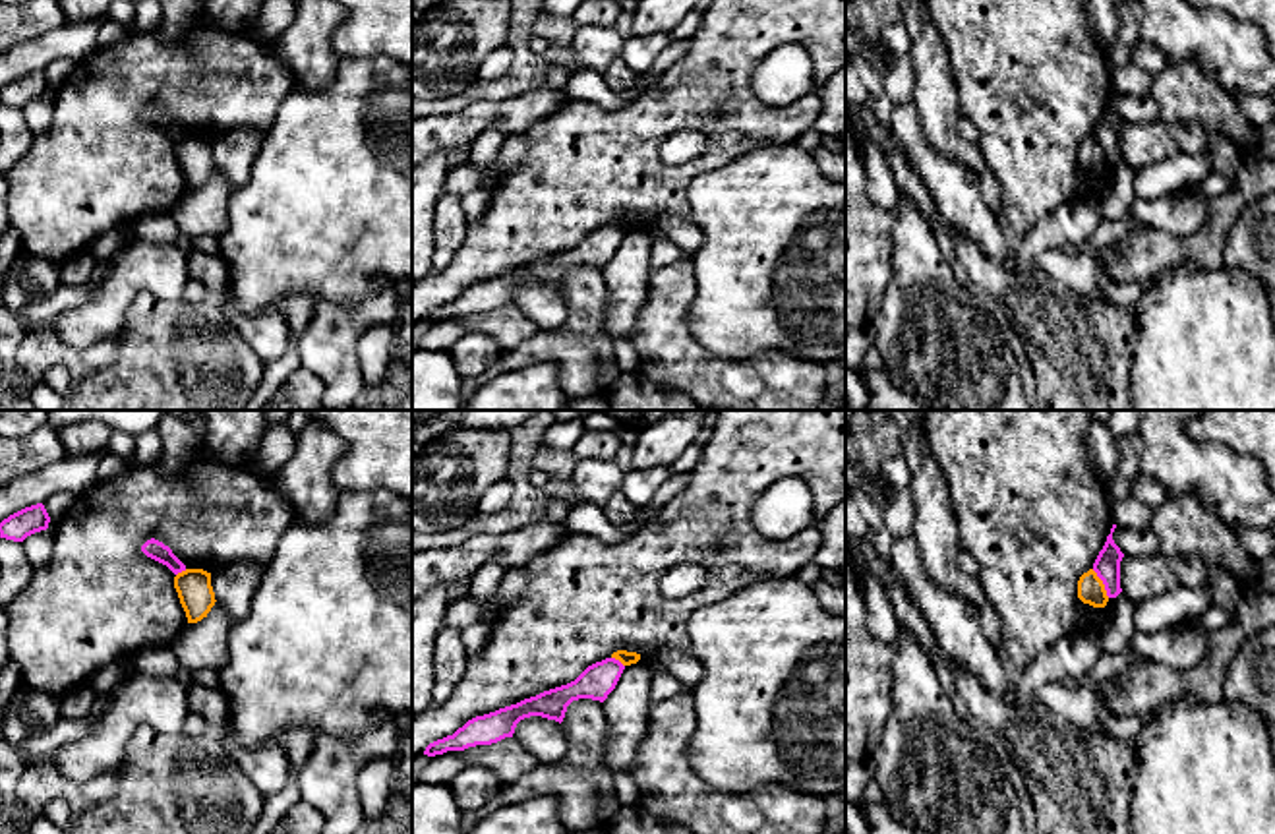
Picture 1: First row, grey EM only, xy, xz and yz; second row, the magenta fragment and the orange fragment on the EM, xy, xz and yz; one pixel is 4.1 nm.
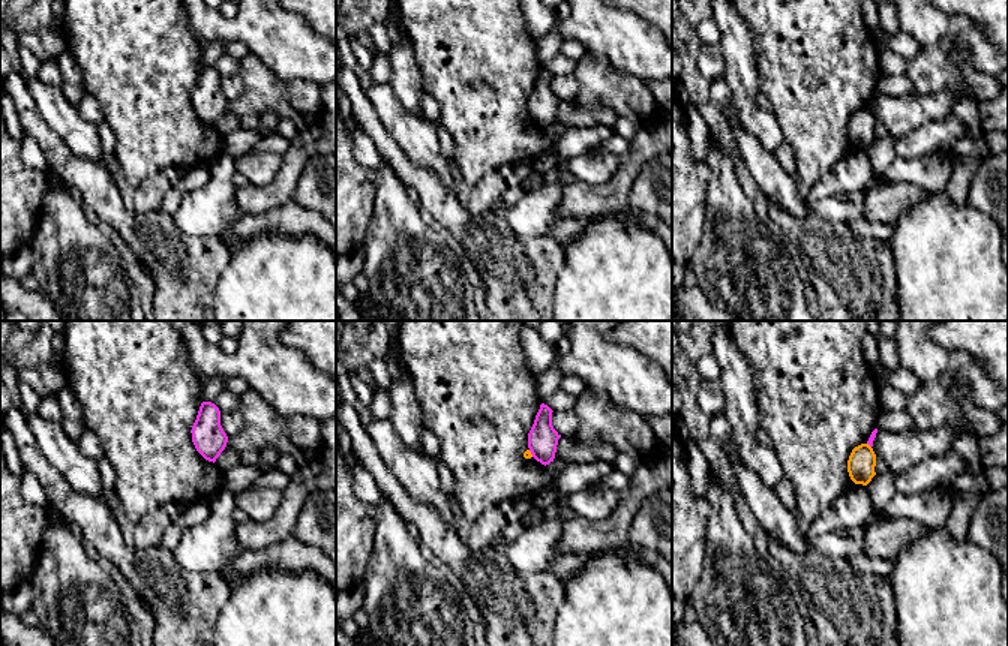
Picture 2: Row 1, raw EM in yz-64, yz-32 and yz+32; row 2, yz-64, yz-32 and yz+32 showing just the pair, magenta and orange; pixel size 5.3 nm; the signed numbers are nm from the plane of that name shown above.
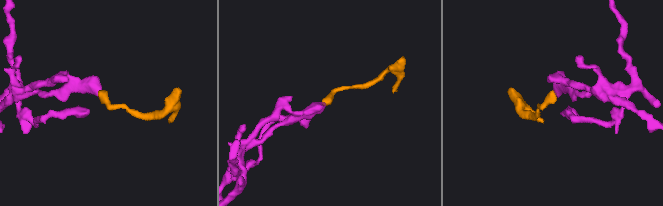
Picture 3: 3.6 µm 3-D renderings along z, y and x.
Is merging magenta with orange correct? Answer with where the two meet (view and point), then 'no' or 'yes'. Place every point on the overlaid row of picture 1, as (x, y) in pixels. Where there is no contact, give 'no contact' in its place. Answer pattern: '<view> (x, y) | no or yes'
yz (1103, 583) | no

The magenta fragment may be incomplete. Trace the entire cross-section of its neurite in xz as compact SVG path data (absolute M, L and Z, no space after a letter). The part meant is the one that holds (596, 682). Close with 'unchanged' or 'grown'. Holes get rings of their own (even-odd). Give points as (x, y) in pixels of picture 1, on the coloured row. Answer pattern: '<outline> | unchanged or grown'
M615 658L596 662L567 685L544 691L517 704L468 720L453 735L430 743L424 755L435 757L447 751L464 751L476 745L497 743L505 737L513 737L517 724L530 716L542 716L561 724L567 706L573 700L592 699L604 702L615 689L623 670L625 666Z | unchanged

